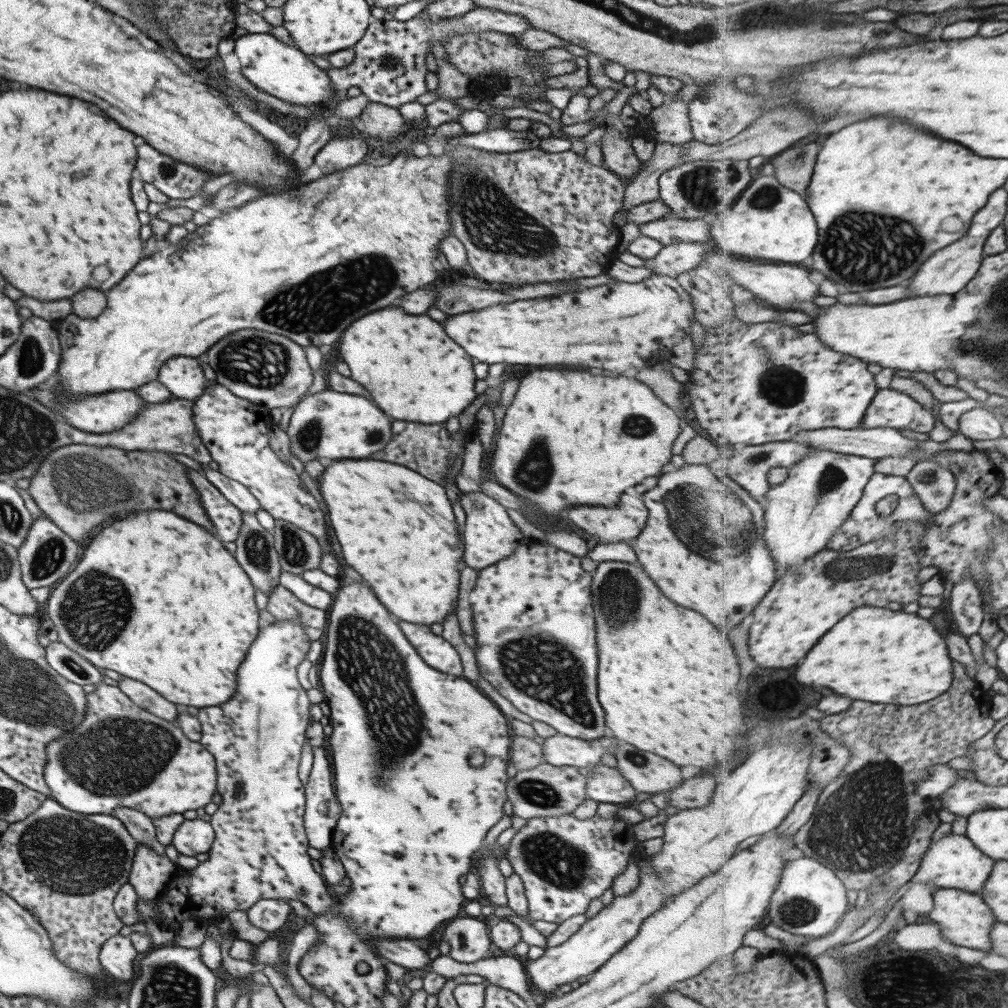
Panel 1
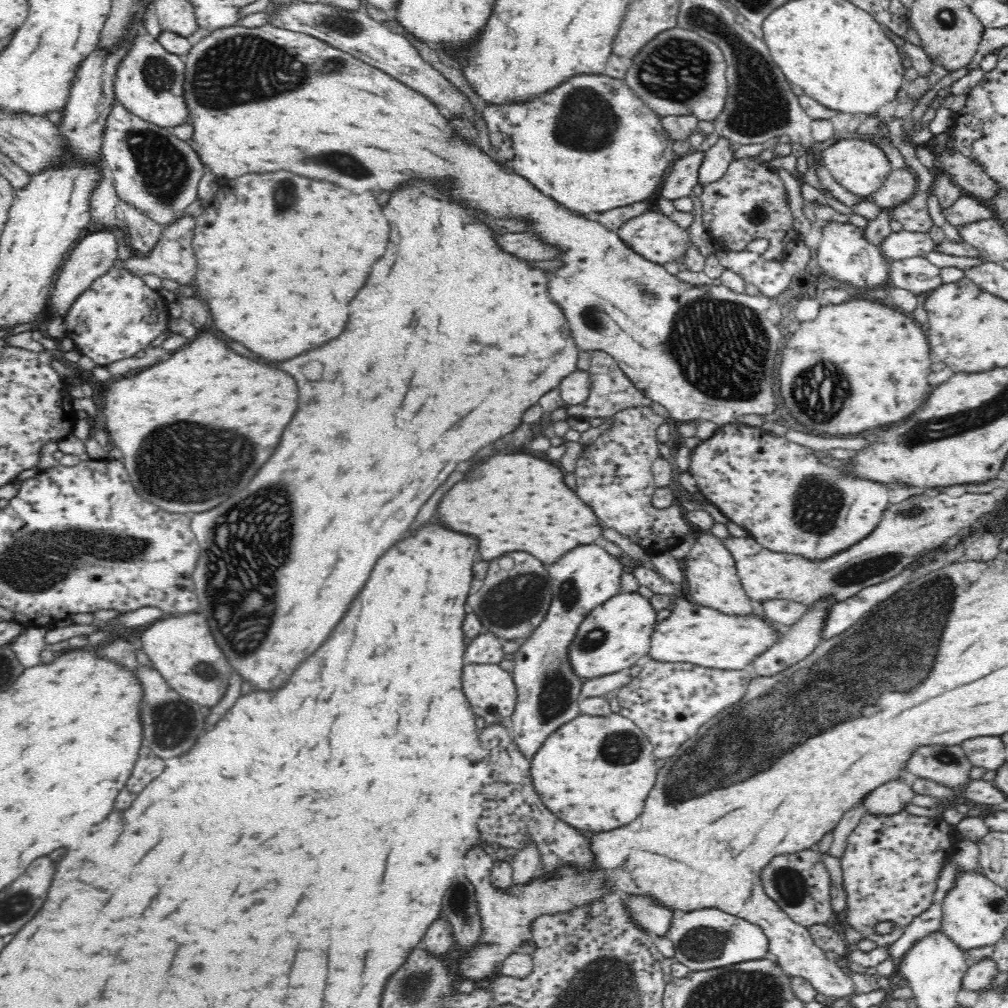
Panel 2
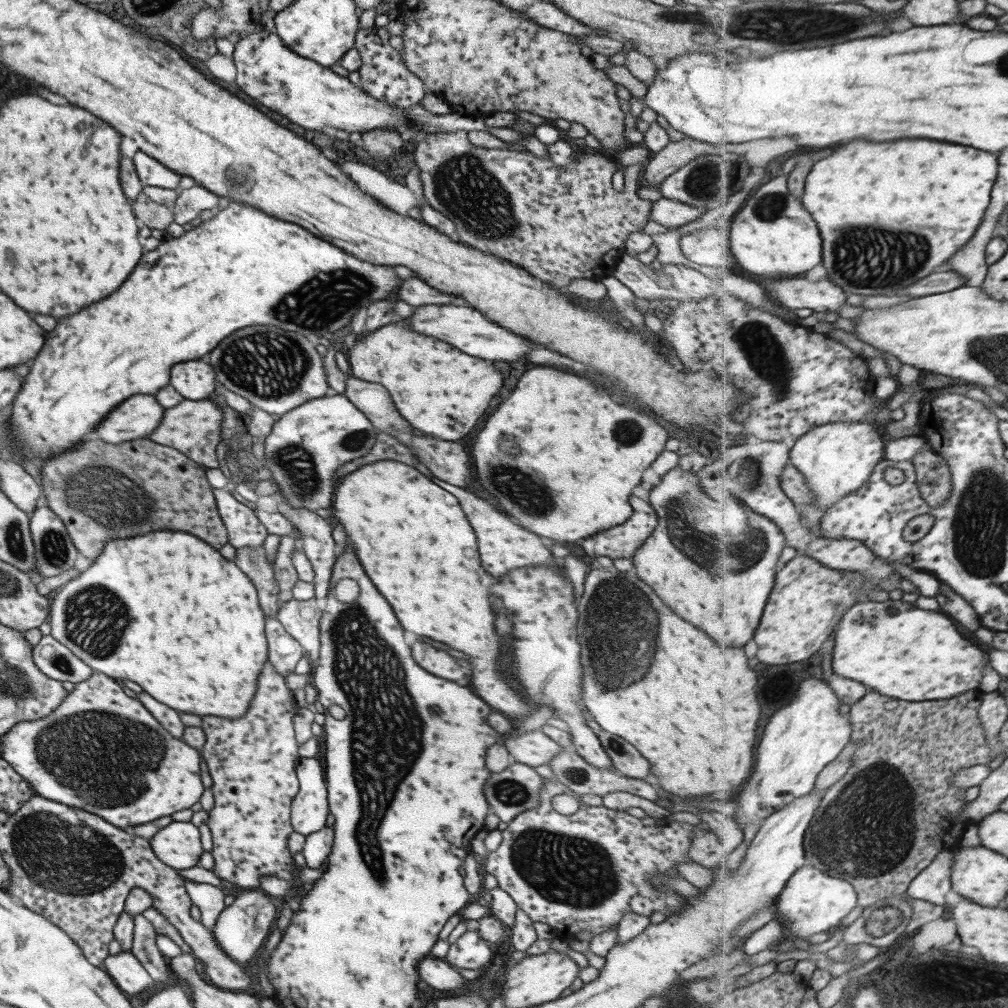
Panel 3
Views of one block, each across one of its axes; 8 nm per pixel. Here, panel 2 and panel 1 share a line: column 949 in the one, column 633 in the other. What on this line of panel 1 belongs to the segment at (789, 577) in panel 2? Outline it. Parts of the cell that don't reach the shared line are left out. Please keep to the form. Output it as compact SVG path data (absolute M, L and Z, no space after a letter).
M624 494L616 508L570 508L568 518L574 527L596 538L596 545L630 544L646 527L648 509L640 498Z

